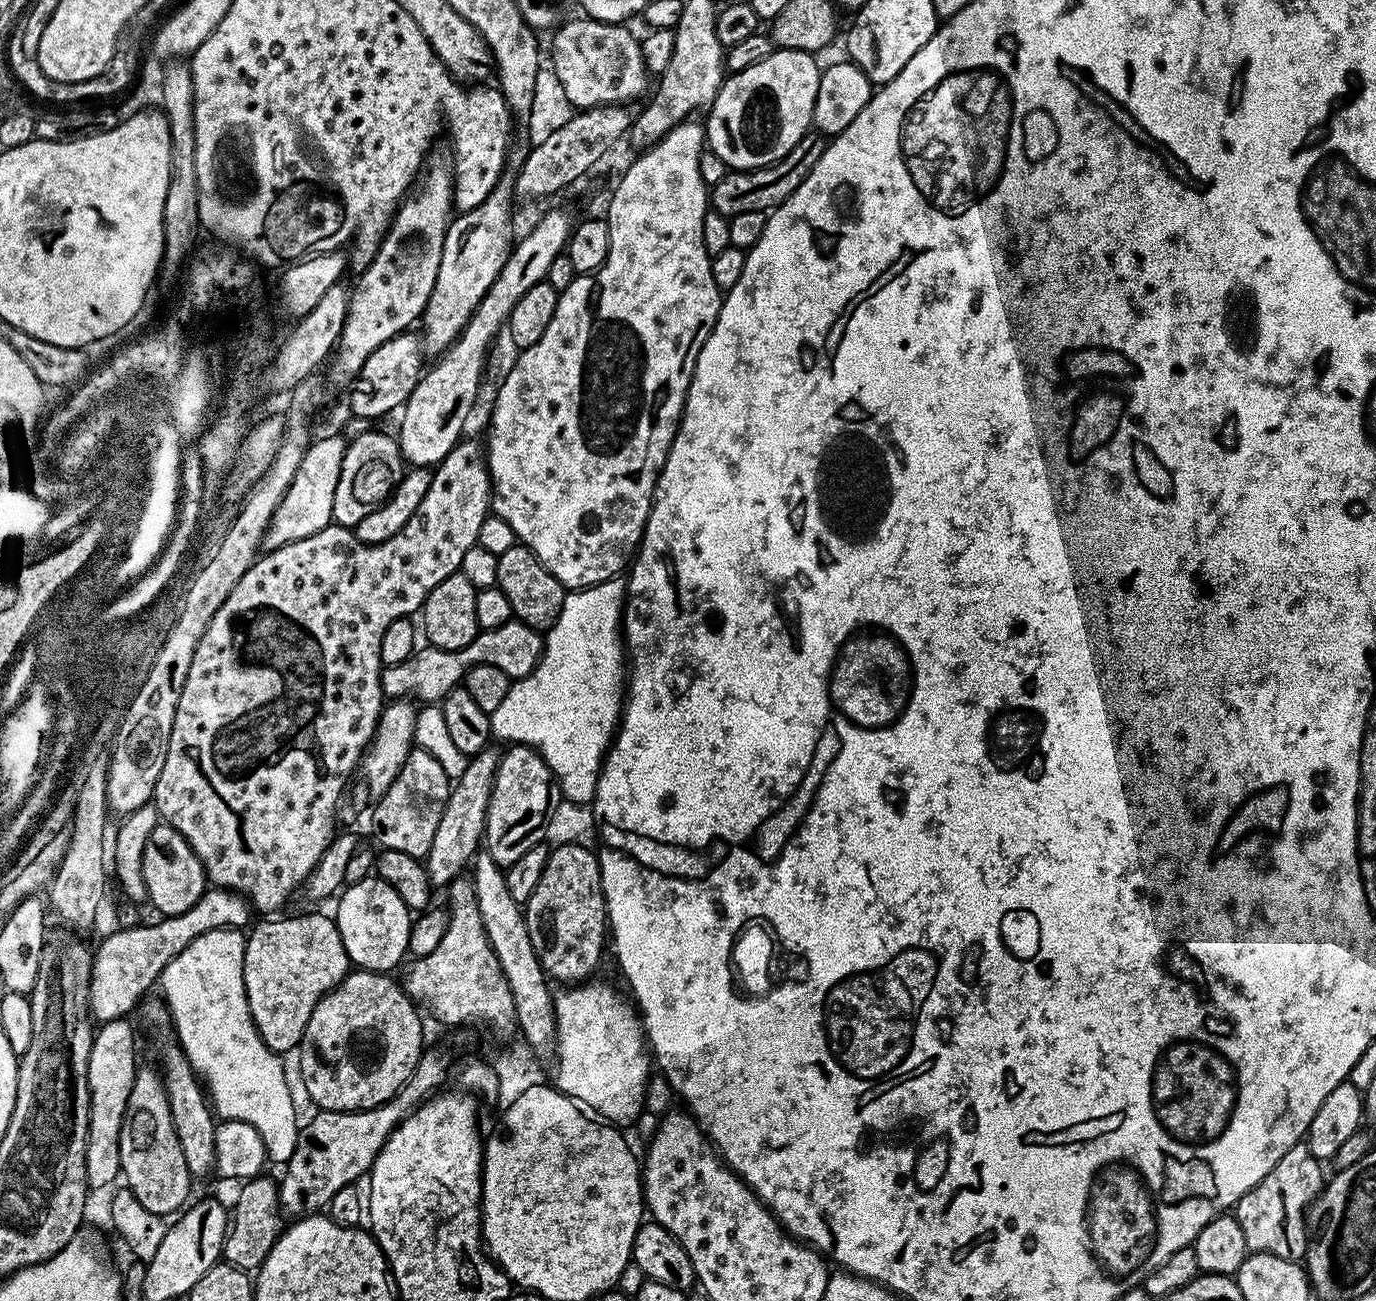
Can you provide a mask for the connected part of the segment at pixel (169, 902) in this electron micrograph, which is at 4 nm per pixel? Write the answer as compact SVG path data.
M163 822L156 825L145 844L141 868L145 888L148 891L147 903L153 904L161 912L159 913L161 917L181 916L186 910L190 910L190 906L194 906L194 902L198 902L198 898L206 890L206 877L202 862L194 854L194 850L186 842L186 838L182 838L182 834L178 834L176 830Z

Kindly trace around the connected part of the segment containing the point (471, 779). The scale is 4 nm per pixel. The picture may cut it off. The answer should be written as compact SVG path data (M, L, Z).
M486 747L477 756L471 757L466 770L455 780L454 787L449 791L448 801L442 810L442 818L438 822L438 830L434 830L434 842L430 842L430 850L426 857L429 885L447 886L451 884L463 873L460 871L464 867L465 871L473 863L474 857L485 839L484 823L501 758L501 753L495 752L494 748Z

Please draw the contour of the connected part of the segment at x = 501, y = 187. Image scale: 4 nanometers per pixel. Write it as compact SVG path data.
M513 143L508 149L508 159L504 173L494 186L494 190L490 190L490 194L477 208L471 208L468 212L460 212L448 225L445 245L442 247L441 266L438 268L437 281L434 283L433 293L430 294L429 302L422 317L422 325L424 324L422 348L427 355L429 352L432 358L439 357L458 339L461 330L467 326L468 319L474 314L478 302L482 302L486 290L490 290L490 286L494 286L494 278L498 278L502 266L508 261L508 253L514 247L514 236L512 240L512 200L514 201L516 191L516 173L526 162L528 150L529 145L527 143Z

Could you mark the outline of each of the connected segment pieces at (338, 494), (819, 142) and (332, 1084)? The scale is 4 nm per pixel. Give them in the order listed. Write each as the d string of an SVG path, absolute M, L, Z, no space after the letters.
M360 432L353 440L349 439L338 474L338 490L334 490L333 521L344 528L355 529L356 524L366 518L366 514L370 514L391 496L405 471L404 456L400 452L400 442L395 435Z
M809 134L800 139L794 150L790 150L790 154L786 154L776 164L768 164L764 168L729 170L722 178L722 182L711 185L711 211L718 213L719 216L731 218L738 214L746 214L746 210L768 212L776 208L782 202L786 202L786 198L790 198L790 194L794 194L794 190L798 190L802 182L806 182L818 158L822 158L825 147L826 140L823 135Z
M352 970L344 977L344 981L336 988L332 988L314 1006L314 1014L310 1014L310 1022L304 1028L304 1037L301 1038L299 1046L301 1048L302 1077L306 1082L306 1087L310 1092L310 1098L316 1103L317 1109L326 1111L346 1111L358 1112L370 1110L372 1107L382 1106L388 1099L394 1098L411 1075L414 1074L415 1067L418 1066L420 1056L426 1049L424 1042L424 1024L420 1021L421 1013L417 1005L409 998L399 983L392 981L393 977L379 972L367 970Z

